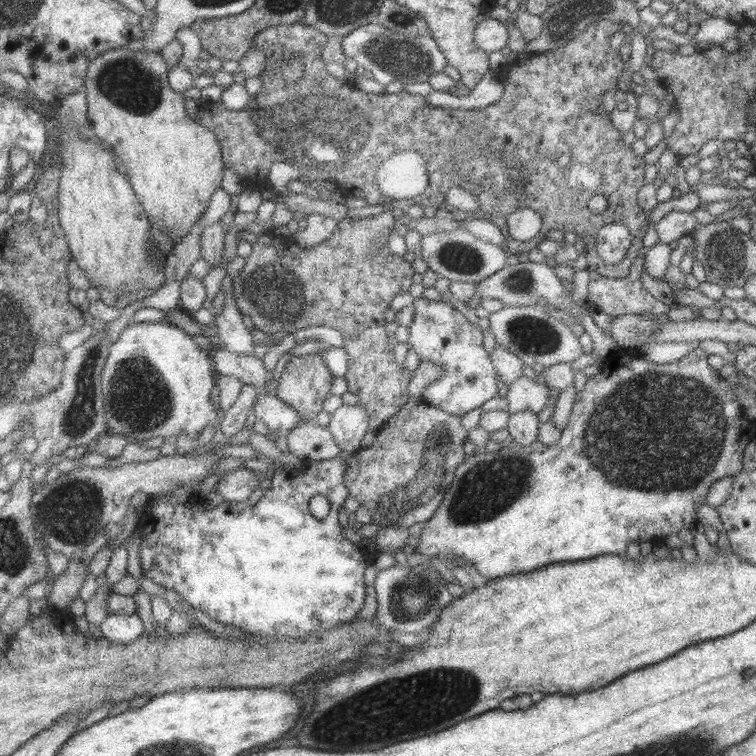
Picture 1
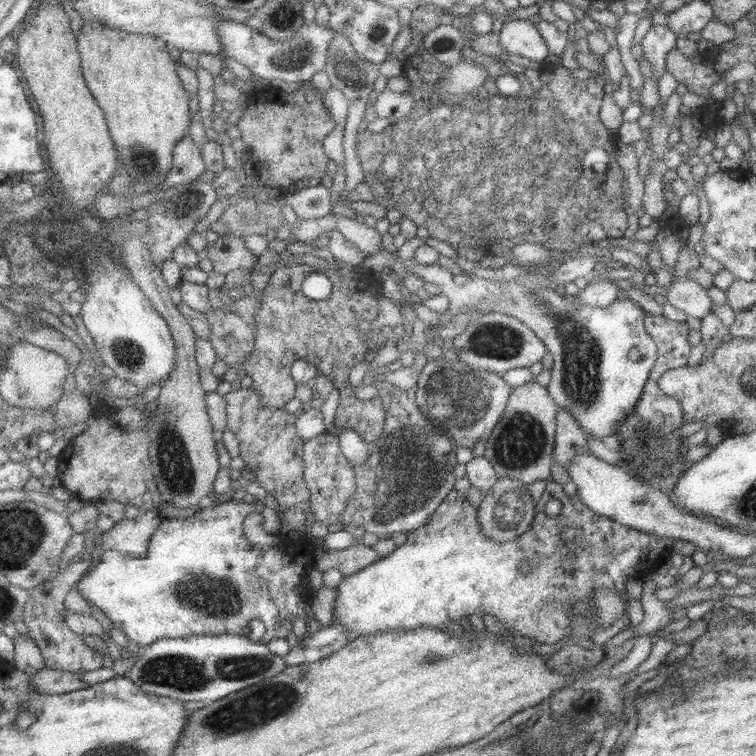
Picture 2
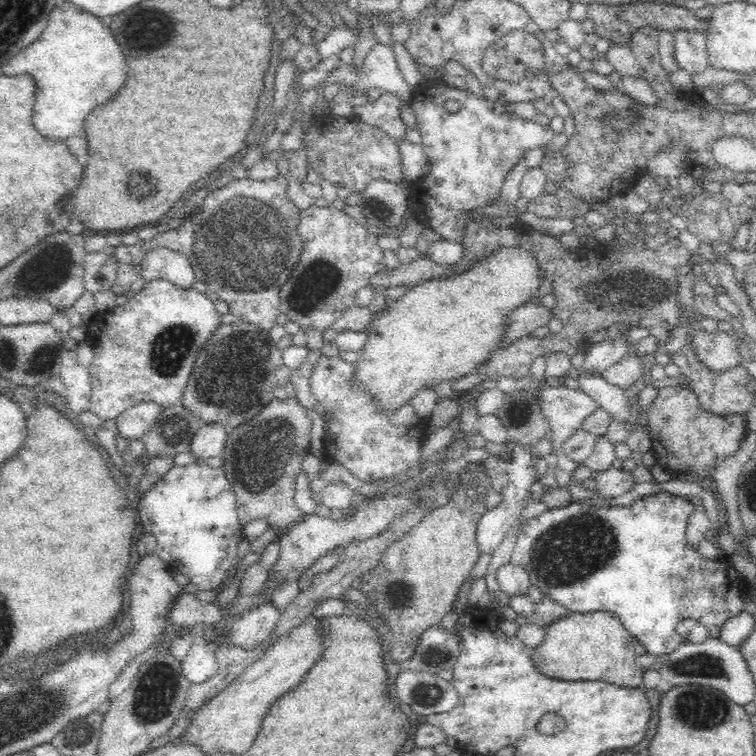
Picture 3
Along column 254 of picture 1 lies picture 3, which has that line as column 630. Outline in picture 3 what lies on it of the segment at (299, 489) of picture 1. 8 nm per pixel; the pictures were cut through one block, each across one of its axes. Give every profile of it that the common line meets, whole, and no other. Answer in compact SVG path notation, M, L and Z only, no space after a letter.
M664 492L650 496L642 496L642 498L635 500L629 507L602 507L594 504L582 504L578 500L572 500L568 506L554 507L537 517L528 519L526 524L517 532L510 562L516 566L525 568L529 574L532 585L542 590L544 596L550 597L552 600L562 604L562 606L566 606L570 612L592 613L604 611L612 613L622 622L626 630L646 647L648 654L655 658L670 655L672 651L677 650L679 643L684 640L684 637L676 632L678 622L684 620L684 618L692 618L692 620L696 620L698 624L706 626L709 630L710 637L718 638L726 620L728 620L730 616L734 616L734 614L738 614L738 612L744 610L746 595L751 586L748 580L736 570L736 567L730 564L727 557L719 556L713 560L706 559L698 553L697 549L688 540L686 536L687 520L688 516L695 510L696 507L694 507L694 504L687 498L683 499Z

